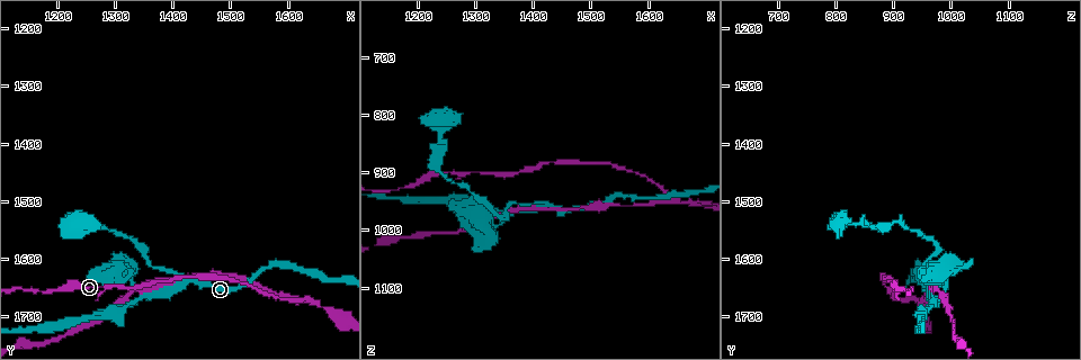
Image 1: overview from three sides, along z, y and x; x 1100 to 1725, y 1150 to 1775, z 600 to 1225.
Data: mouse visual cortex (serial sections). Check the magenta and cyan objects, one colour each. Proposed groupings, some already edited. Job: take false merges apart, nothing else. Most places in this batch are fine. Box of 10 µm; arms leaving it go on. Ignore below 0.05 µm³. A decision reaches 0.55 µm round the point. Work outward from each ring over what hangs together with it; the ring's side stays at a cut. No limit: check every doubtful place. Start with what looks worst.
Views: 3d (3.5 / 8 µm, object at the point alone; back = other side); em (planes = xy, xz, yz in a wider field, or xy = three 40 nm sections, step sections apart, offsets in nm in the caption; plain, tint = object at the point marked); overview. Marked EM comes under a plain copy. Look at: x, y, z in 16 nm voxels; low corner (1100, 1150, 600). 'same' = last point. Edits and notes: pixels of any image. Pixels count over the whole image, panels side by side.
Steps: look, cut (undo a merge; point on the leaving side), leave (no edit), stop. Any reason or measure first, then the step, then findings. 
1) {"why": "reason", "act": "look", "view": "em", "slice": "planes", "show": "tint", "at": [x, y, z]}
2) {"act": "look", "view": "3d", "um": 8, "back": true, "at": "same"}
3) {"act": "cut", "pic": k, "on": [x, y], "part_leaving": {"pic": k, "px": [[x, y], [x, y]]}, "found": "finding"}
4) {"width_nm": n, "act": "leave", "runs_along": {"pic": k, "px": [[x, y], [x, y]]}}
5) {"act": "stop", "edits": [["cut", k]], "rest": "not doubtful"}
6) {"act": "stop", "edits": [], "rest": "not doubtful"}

{"why": "abrupt turn", "act": "look", "view": "3d", "um": 8, "at": [1635, 1675, 940]}

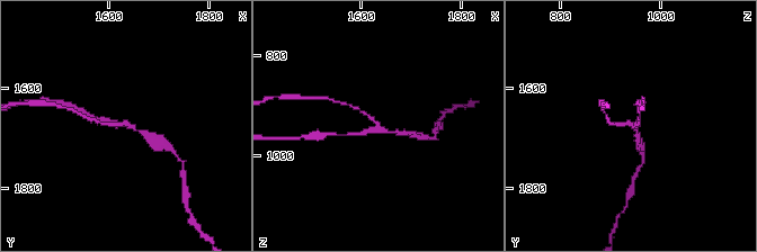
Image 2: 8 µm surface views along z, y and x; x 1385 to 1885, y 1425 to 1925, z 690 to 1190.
{"arms": 3, "arm_widths_nm": [100, 150, 200], "why": "shape alone is not enough", "act": "look", "view": "em", "slice": "xy", "step": 2, "show": "tint", "at": "same"}

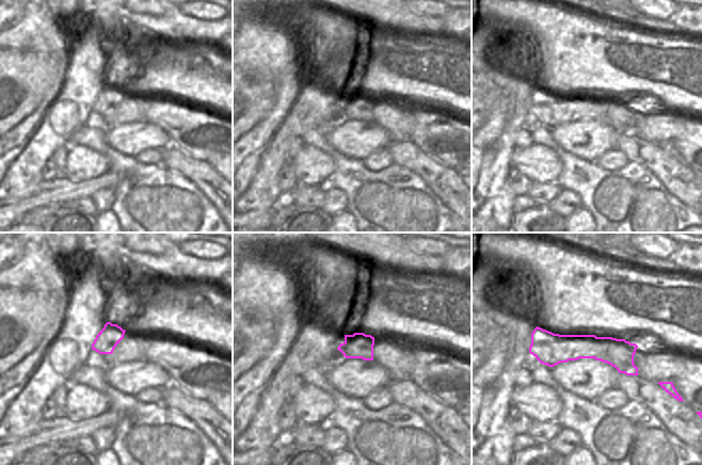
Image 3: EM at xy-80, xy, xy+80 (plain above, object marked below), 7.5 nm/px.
{"act": "cut", "pic": 2, "on": [639, 141], "part_leaving": {"pic": 2, "px": [[376, 128], [363, 134], [335, 134]]}, "found": "two cells meet here"}

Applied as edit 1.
{"why": "three arms meet", "act": "look", "view": "3d", "um": 3.5, "at": [1425, 1640, 960]}

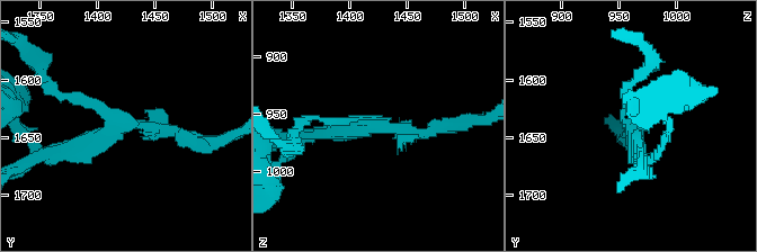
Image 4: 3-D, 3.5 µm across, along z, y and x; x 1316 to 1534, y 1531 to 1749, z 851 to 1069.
{"arms": 3, "arm_widths_nm": [150, 150, 200], "why": "now the EM", "act": "look", "view": "em", "slice": "xy", "step": 3, "show": "tint", "at": [1420, 1642, 960]}

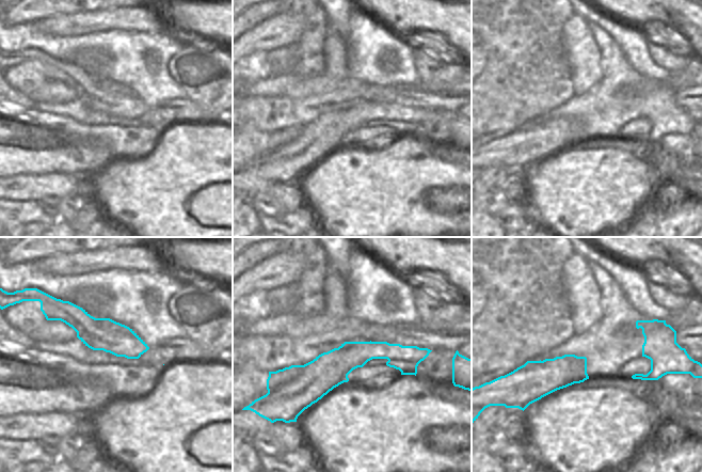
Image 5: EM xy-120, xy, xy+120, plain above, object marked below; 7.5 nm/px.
{"act": "leave", "runs_along": {"pic": 4, "px": [[188, 140], [119, 126], [54, 154]]}, "found": "one cell here"}

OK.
{"why": "three arms meet", "act": "look", "view": "3d", "um": 8, "at": [1365, 1665, 970]}

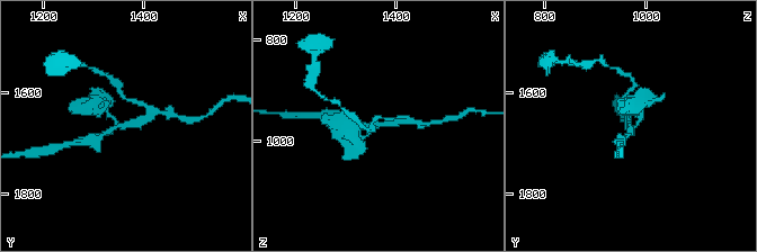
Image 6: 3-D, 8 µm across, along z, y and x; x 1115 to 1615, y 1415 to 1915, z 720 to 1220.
{"arms": 3, "arm_widths_nm": [150, 200, 250], "act": "look", "view": "em", "slice": "planes", "show": "tint", "at": "same"}

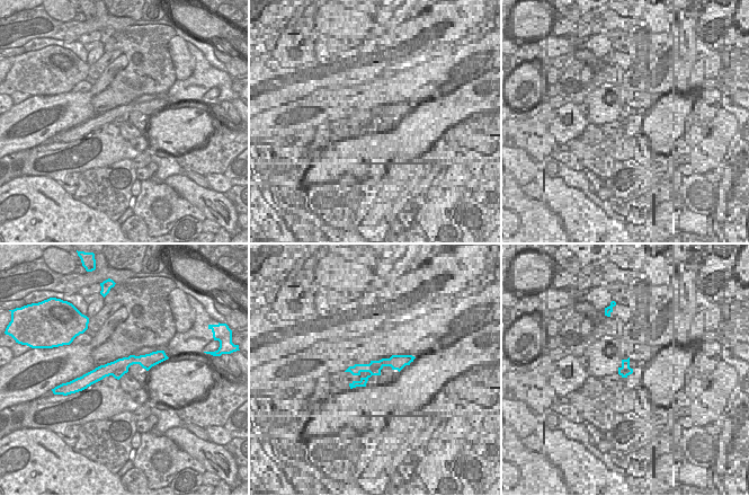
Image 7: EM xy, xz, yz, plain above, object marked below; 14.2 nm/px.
{"act": "leave", "found": "continuous, no second cell"}

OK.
{"why": "abrupt turn", "act": "look", "view": "3d", "um": 8, "back": true, "at": [1365, 1615, 950]}

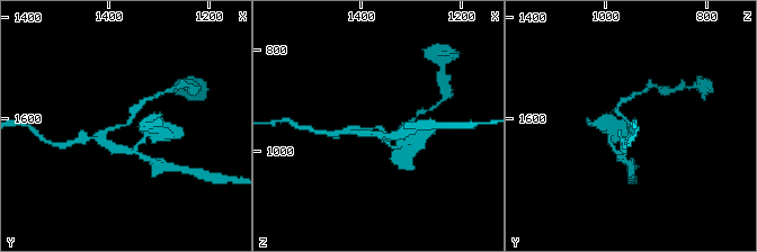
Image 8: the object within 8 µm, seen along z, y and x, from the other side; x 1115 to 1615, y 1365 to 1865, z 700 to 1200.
{"arm_widths_nm": [150, 200], "why": "shape alone is not enough", "act": "look", "view": "em", "slice": "xy", "step": 2, "show": "tint", "at": "same"}

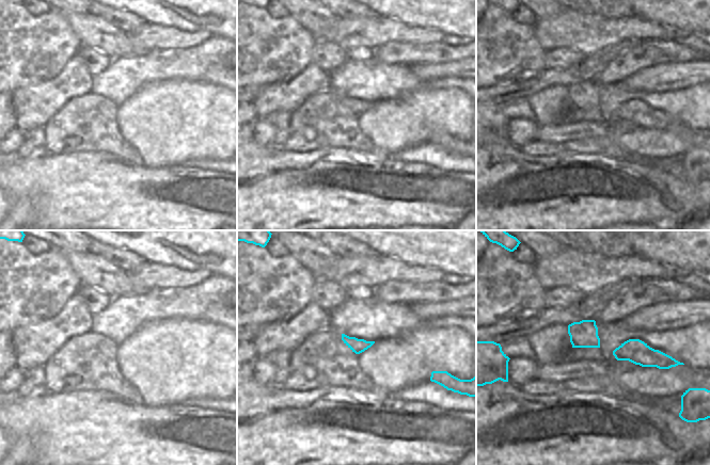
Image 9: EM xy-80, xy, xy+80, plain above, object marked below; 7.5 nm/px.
{"act": "leave", "runs_along": {"pic": 8, "px": [[97, 138], [128, 122], [141, 102]]}, "found": "one cell here"}

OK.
{"act": "stop", "edits": [["cut", 2]], "rest": "not doubtful"}

